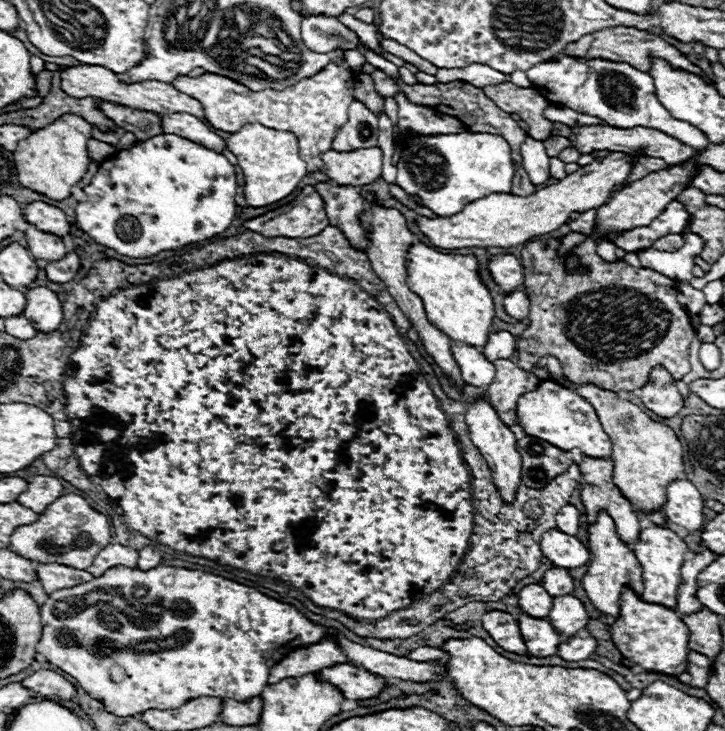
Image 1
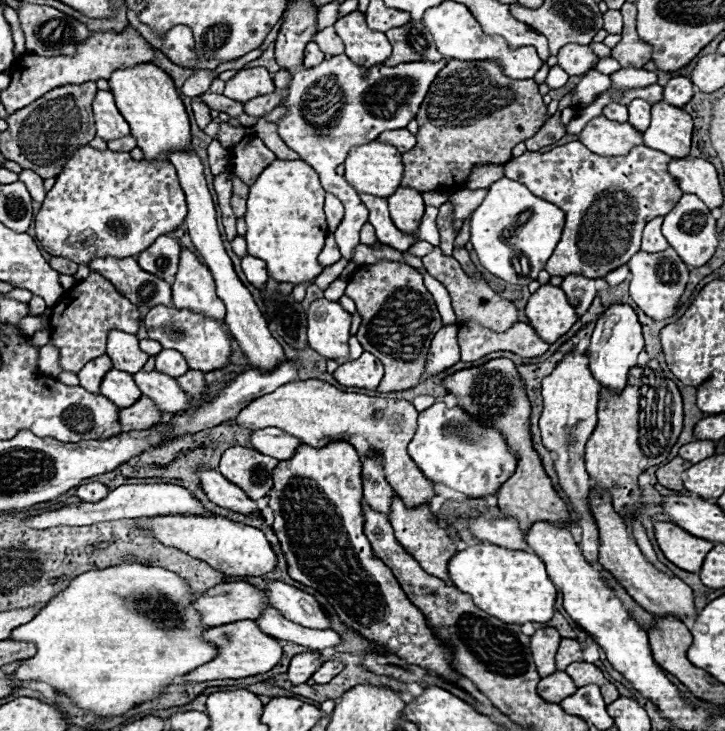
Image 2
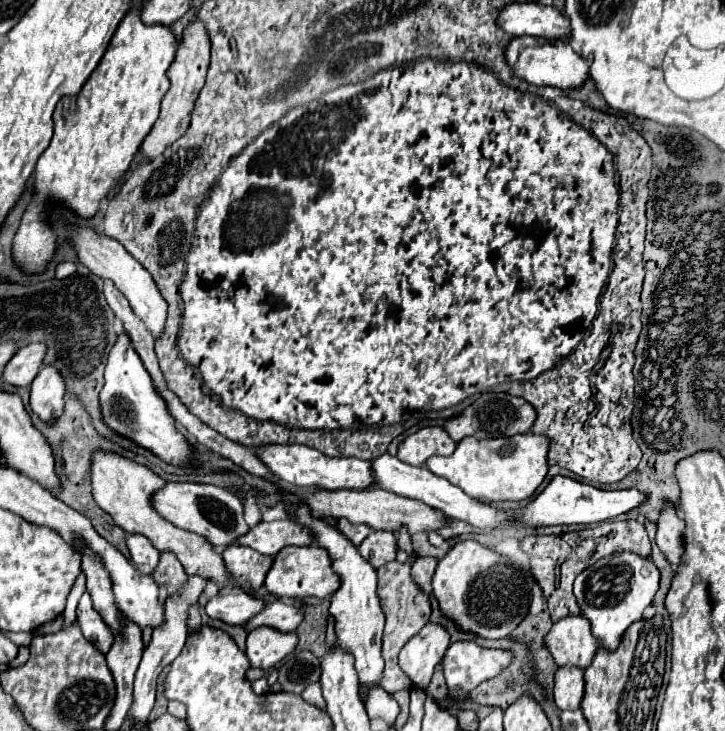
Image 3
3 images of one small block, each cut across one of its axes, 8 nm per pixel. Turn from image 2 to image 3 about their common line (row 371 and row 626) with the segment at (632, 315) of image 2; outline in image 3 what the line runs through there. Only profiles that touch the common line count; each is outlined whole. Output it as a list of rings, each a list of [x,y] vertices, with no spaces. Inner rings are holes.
[[[618,552],[614,556],[606,556],[586,568],[574,580],[574,596],[582,614],[590,620],[592,634],[600,640],[600,644],[614,652],[620,646],[624,630],[642,618],[646,606],[650,606],[656,590],[658,590],[660,572],[658,568],[642,556],[632,552]]]

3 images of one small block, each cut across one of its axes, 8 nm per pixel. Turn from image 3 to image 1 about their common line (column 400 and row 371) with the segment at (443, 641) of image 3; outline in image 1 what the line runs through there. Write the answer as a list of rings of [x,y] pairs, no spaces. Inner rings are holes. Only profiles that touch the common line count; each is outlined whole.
[[[662,366],[652,368],[650,380],[638,392],[644,406],[662,418],[676,416],[684,404],[684,398],[680,396],[676,382],[672,382],[670,372]]]

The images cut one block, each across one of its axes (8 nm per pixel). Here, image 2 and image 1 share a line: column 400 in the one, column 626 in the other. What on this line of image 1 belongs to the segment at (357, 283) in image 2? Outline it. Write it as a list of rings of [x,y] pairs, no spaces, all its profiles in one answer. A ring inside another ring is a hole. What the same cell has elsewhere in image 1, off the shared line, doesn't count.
[[[586,238],[572,252],[578,254],[584,264],[590,266],[590,274],[586,276],[568,276],[564,272],[564,258],[556,256],[560,240],[534,240],[524,244],[522,248],[522,266],[524,266],[524,284],[522,290],[530,300],[528,314],[528,330],[518,340],[518,366],[536,374],[540,380],[548,378],[548,370],[534,368],[540,358],[554,356],[558,358],[562,372],[574,384],[592,382],[604,390],[638,390],[646,380],[652,366],[664,366],[676,380],[690,372],[690,344],[694,340],[694,326],[690,322],[688,312],[676,300],[676,280],[650,270],[650,268],[634,268],[624,260],[616,264],[608,264],[596,254],[596,242]]]

